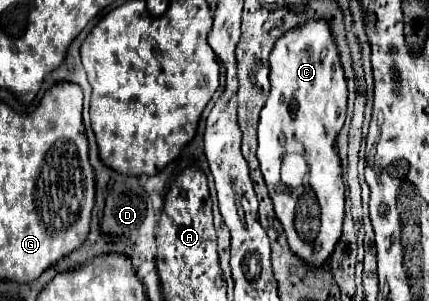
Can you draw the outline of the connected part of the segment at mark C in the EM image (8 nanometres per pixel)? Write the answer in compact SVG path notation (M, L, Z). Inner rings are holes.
M307 21L303 27L293 29L287 35L283 35L275 43L269 61L271 61L271 93L267 97L267 103L261 109L257 157L259 157L261 171L263 171L267 189L269 189L269 197L275 205L277 219L285 229L291 251L299 259L303 259L309 267L323 269L343 231L345 187L341 181L341 163L339 163L335 141L345 123L347 81L345 81L343 67L339 63L339 51L337 51L337 45L333 41L327 21ZM285 153L299 153L307 161L309 171L301 179L301 183L295 187L283 185L281 181L281 165L283 165Z

